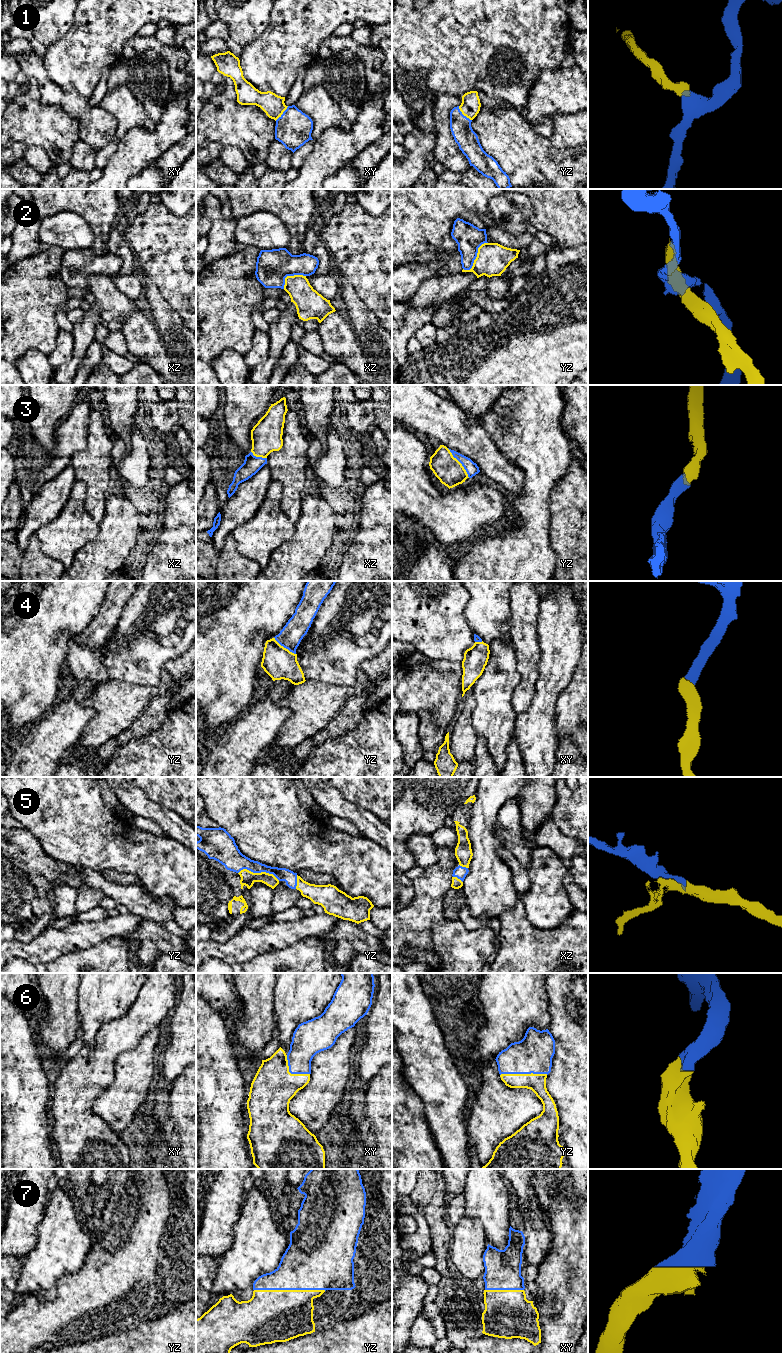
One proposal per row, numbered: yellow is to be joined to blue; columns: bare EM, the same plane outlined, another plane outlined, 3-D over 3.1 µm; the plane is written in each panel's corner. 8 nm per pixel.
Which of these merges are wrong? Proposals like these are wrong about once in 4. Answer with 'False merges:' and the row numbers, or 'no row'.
False merges: 2

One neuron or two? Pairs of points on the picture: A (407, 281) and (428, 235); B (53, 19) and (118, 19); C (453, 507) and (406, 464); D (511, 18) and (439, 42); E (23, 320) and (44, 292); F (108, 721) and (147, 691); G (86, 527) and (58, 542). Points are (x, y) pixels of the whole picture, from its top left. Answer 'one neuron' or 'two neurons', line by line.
A: two neurons
B: two neurons
C: one neuron
D: one neuron
E: one neuron
F: one neuron
G: one neuron

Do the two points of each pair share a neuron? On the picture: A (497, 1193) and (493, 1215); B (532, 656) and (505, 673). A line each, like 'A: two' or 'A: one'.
A: one
B: two

